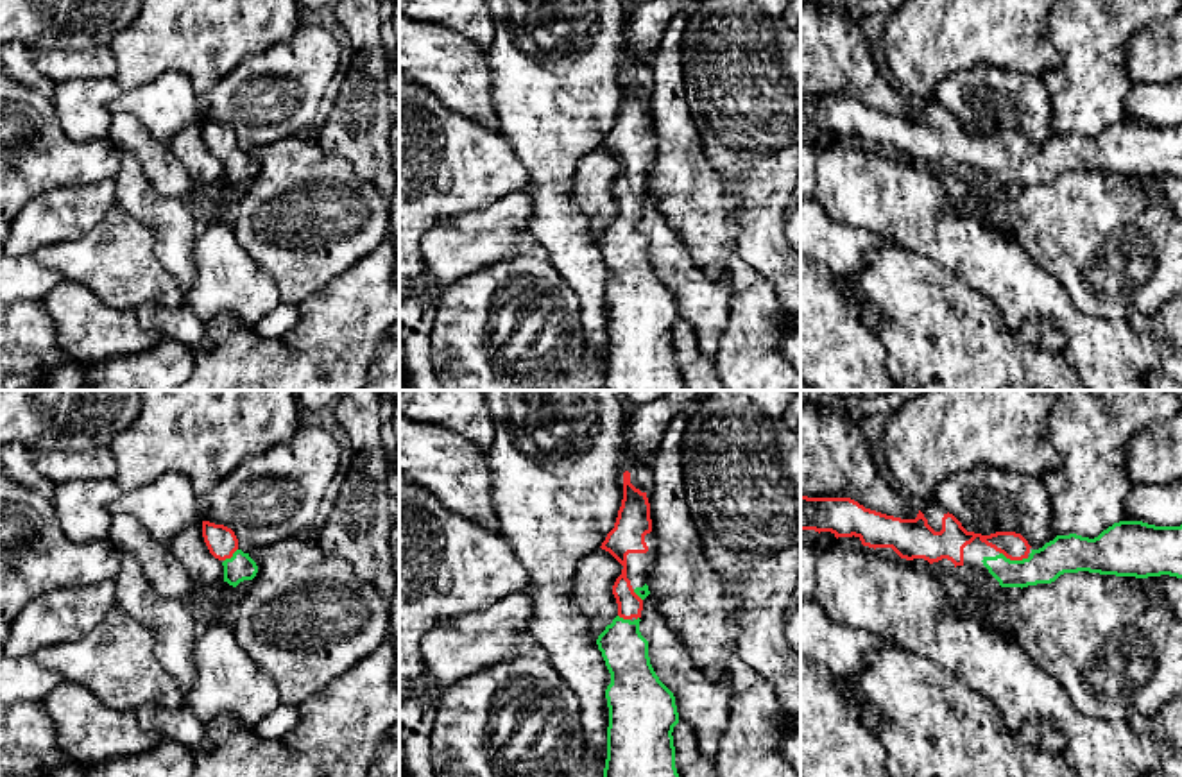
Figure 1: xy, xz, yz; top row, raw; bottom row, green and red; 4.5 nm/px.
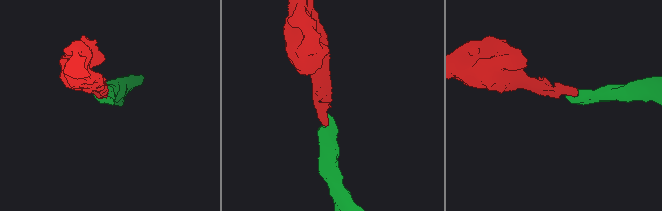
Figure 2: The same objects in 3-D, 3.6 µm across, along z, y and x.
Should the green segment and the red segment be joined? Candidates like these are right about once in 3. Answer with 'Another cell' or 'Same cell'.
Same cell

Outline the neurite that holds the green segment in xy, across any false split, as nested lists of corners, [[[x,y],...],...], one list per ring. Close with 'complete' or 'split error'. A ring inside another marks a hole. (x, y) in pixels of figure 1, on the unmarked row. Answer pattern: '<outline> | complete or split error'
[[[202,120],[202,136],[210,152],[224,165],[224,181],[236,186],[256,175],[256,161],[238,147],[238,138],[231,127]]] | split error

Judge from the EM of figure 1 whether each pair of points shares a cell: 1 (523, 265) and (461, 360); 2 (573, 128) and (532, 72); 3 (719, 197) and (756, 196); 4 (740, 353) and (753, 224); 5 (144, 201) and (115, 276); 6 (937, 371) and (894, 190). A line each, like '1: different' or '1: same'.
1: same
2: same
3: different
4: different
5: different
6: different

